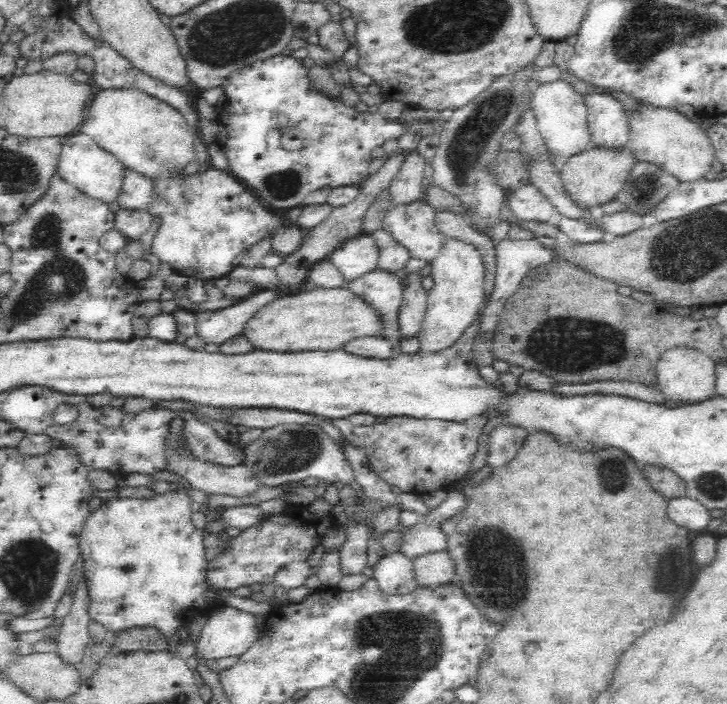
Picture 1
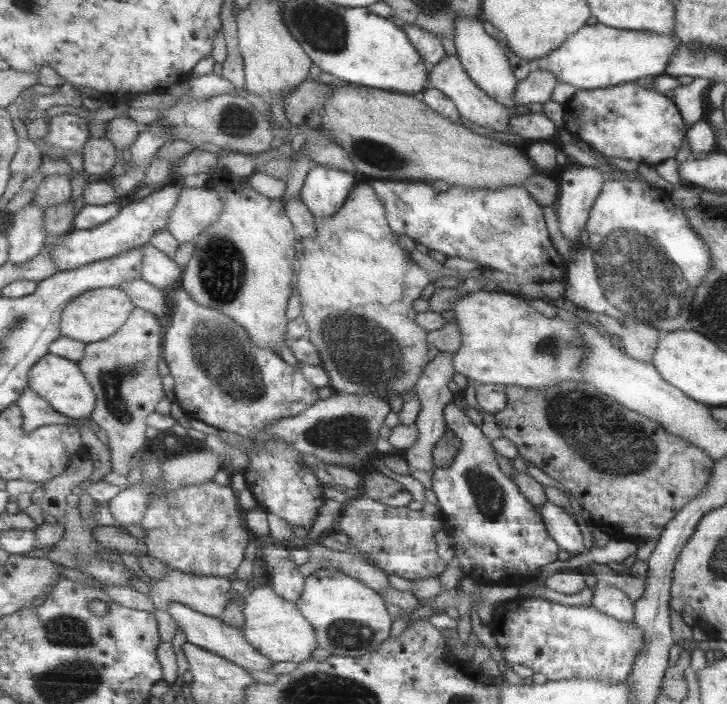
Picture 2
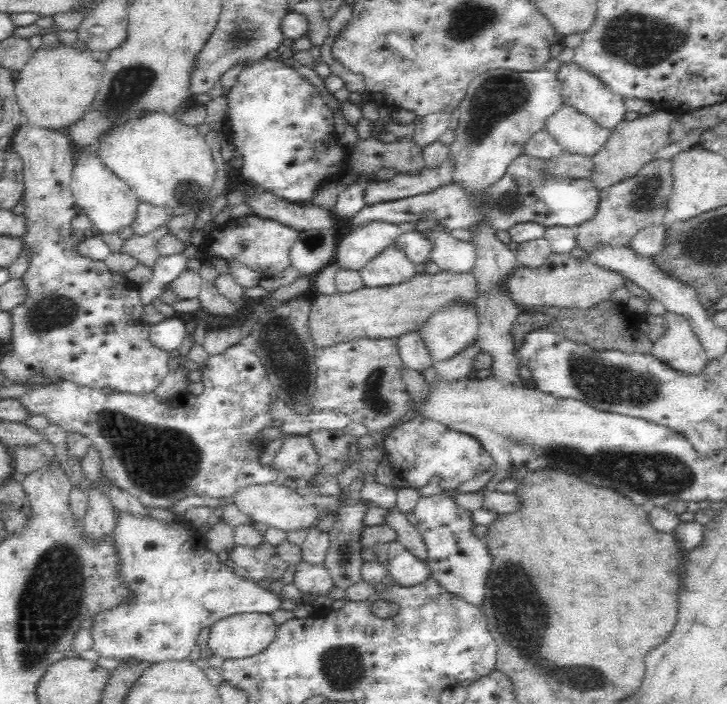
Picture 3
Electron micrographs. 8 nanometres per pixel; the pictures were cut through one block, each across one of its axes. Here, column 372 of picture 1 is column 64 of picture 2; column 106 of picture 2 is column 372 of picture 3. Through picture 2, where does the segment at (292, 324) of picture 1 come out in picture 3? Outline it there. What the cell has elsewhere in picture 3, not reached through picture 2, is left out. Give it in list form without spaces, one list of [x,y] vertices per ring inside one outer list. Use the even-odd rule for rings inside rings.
[[[471,271],[438,274],[417,274],[408,282],[393,287],[362,287],[352,292],[312,293],[307,327],[310,340],[316,347],[356,339],[394,339],[409,330],[419,330],[426,319],[444,303],[454,299],[472,301],[477,295],[474,275]]]

